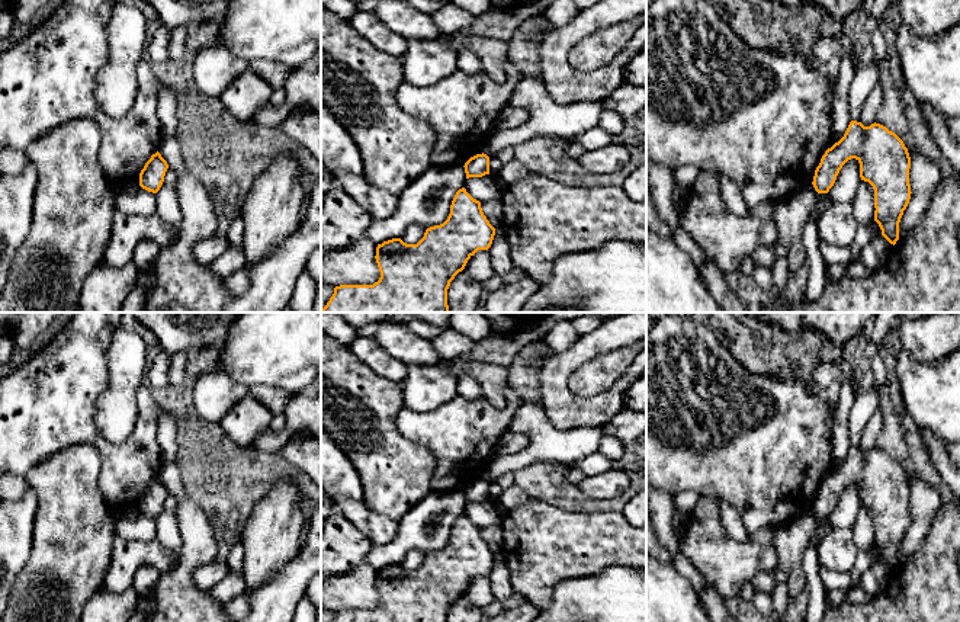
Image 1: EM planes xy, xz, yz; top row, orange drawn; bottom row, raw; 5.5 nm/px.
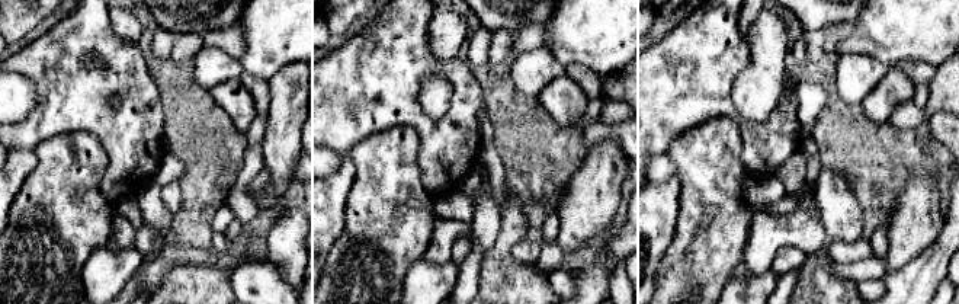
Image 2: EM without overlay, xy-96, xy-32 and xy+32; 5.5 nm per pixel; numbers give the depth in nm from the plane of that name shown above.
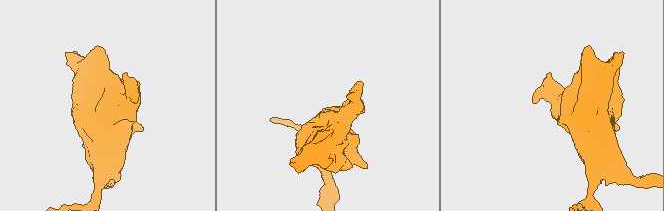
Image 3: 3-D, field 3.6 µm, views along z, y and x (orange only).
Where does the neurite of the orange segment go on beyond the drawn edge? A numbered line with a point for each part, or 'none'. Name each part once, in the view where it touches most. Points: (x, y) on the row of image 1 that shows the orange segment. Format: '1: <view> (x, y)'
none

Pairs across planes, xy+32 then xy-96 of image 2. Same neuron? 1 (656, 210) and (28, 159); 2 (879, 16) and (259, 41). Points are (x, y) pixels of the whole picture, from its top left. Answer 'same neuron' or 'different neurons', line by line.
1: same neuron
2: same neuron

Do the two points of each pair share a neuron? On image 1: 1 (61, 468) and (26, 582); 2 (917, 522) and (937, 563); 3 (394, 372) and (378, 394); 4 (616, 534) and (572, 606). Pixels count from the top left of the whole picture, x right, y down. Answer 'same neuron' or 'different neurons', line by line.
1: same neuron
2: different neurons
3: different neurons
4: different neurons

